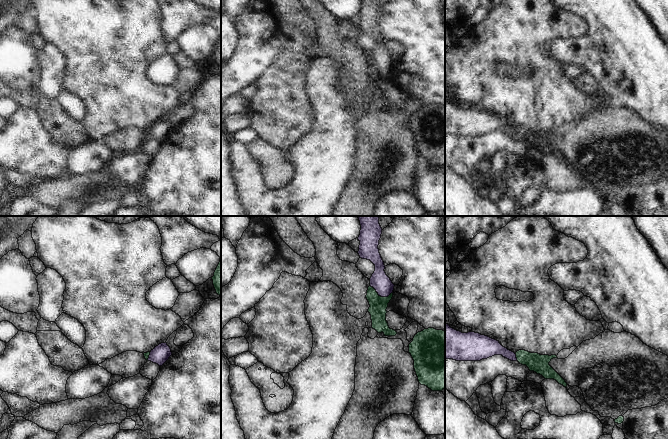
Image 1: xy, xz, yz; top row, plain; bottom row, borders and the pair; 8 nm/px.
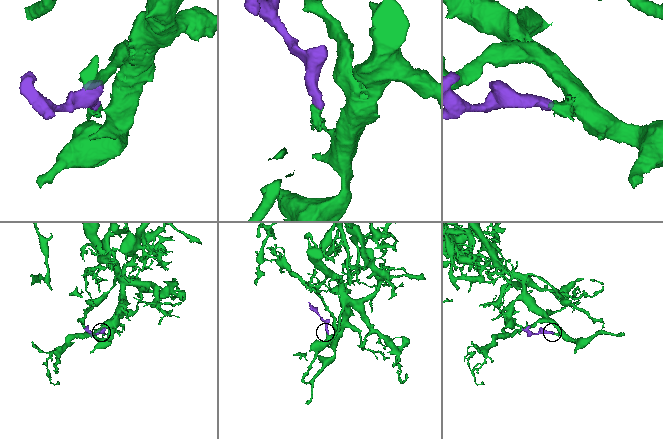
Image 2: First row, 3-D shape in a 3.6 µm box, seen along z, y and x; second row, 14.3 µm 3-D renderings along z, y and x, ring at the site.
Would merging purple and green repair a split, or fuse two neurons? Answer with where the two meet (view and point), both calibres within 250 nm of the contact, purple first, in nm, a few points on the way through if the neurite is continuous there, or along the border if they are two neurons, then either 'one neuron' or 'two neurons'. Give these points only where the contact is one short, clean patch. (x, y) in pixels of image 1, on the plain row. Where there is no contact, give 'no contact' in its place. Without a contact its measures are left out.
meets purple in xz at (381, 72); 150 nm thick on the purple side, 140 nm on the other; border along xz (370, 61), (381, 72), (388, 72), (392, 69); two neurons

